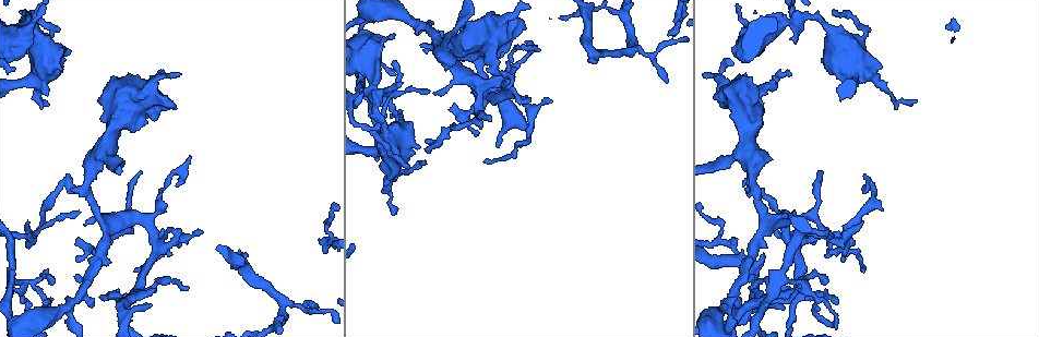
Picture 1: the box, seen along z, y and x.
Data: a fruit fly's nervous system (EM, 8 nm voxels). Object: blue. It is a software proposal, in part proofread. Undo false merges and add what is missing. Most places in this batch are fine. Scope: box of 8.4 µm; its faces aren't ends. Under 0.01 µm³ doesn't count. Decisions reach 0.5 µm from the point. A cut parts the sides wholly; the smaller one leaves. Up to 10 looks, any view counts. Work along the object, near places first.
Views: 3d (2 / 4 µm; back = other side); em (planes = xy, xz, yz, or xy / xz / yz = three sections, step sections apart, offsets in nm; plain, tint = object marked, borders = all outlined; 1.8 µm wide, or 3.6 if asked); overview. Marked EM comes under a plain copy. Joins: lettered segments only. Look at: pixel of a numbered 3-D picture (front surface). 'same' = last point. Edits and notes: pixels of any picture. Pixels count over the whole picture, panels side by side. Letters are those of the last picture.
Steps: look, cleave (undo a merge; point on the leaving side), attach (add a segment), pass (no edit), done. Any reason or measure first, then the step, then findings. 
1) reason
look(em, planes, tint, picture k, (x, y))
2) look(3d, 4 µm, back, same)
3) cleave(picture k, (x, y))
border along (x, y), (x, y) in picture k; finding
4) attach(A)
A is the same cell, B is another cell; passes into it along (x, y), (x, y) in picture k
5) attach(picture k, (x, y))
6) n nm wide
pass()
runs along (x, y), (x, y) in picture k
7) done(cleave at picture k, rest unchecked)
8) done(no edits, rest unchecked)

arms part here
look(3d, 2 µm, picture 1, (31, 238))

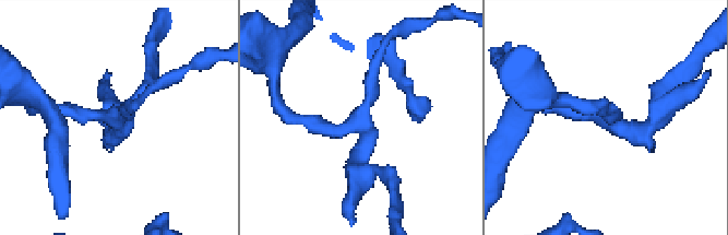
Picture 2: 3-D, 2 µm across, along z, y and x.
shape alone is not enough
look(em, planes, tint, picture 2, (113, 117))

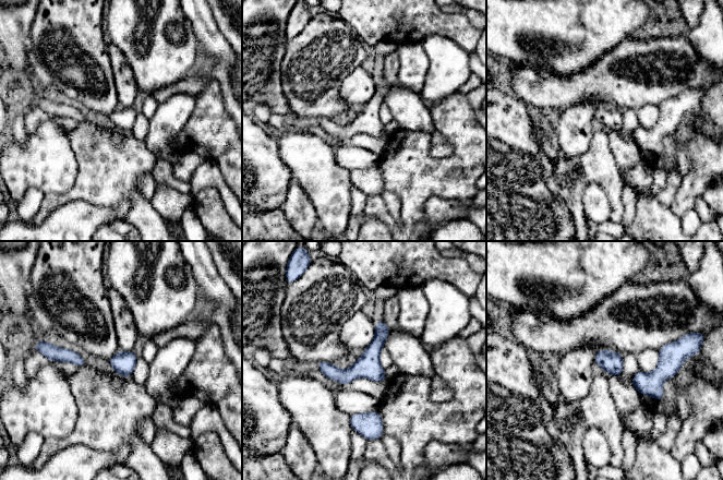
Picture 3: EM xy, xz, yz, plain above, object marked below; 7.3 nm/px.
look(em, planes, borders, same)

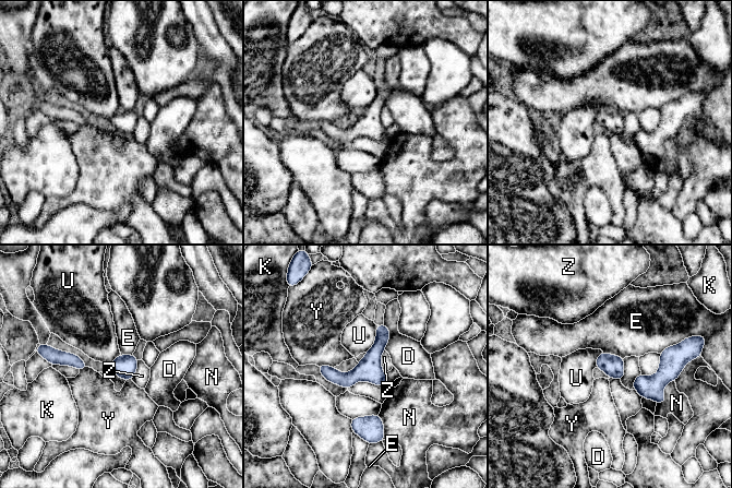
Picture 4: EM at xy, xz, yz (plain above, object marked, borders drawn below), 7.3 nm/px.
U touches over 220 nm
pass()
D, E, K, N, U, Y and Z are other cells; border along (378, 325), (375, 342), (366, 353) in picture 4; continuous, no second neuron

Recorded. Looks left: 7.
look(em, xz, step 16, tint, picture 1, (283, 299))

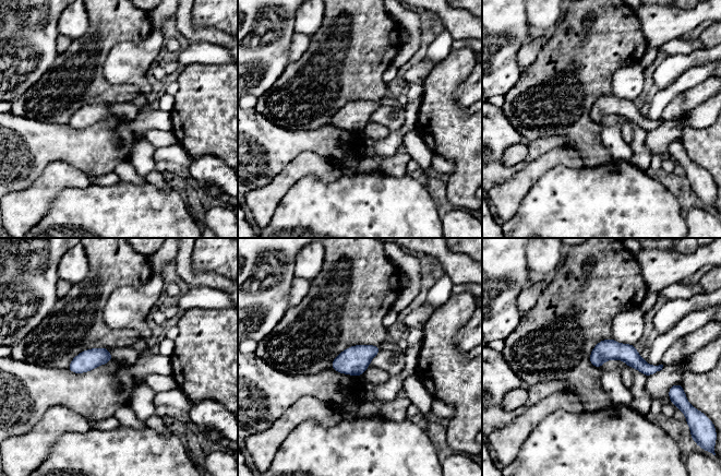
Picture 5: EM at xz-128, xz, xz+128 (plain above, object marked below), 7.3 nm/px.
look(em, planes, borders, same)

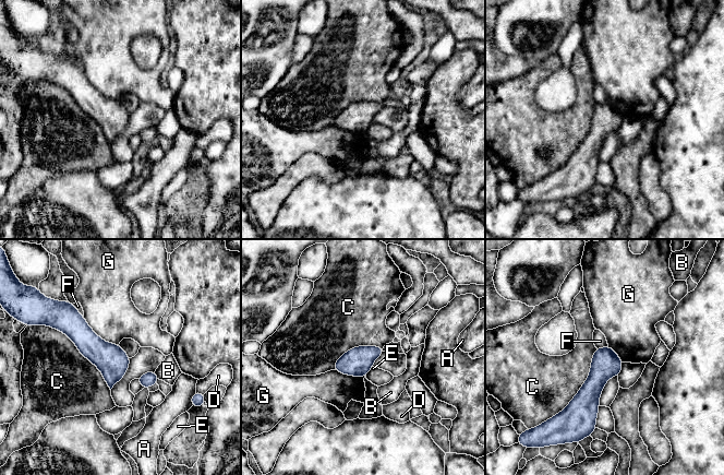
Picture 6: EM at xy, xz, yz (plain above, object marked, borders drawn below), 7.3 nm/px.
pass()
A, B, C, D, E, F and G are other cells; runs along (607, 349), (590, 391), (591, 425) in picture 6; all the same neuron

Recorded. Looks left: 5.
looks like a crossing
look(3d, 4 µm, picture 1, (487, 49))

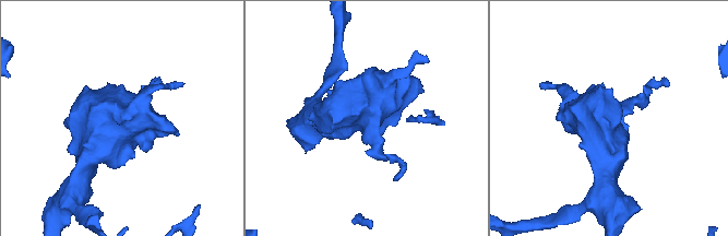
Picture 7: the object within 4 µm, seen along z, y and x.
need the tissue
look(em, 3.6 µm, xz, step 8, tint, picture 7, (369, 123))

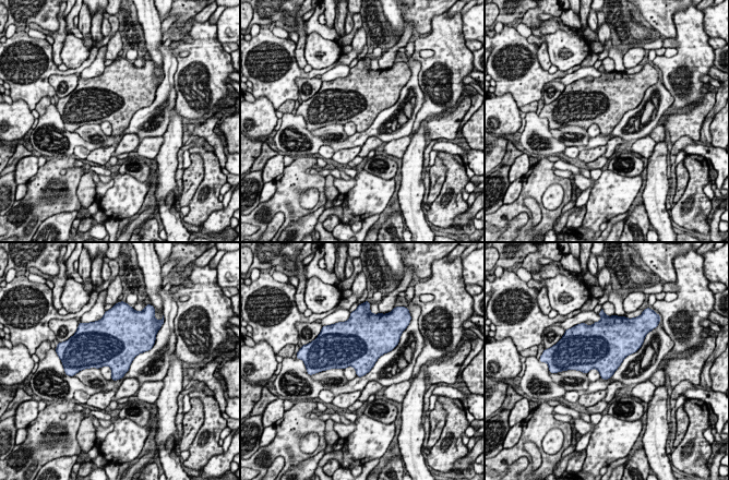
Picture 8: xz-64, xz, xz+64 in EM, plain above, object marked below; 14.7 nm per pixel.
look(em, 3.6 µm, planes, borders, same)

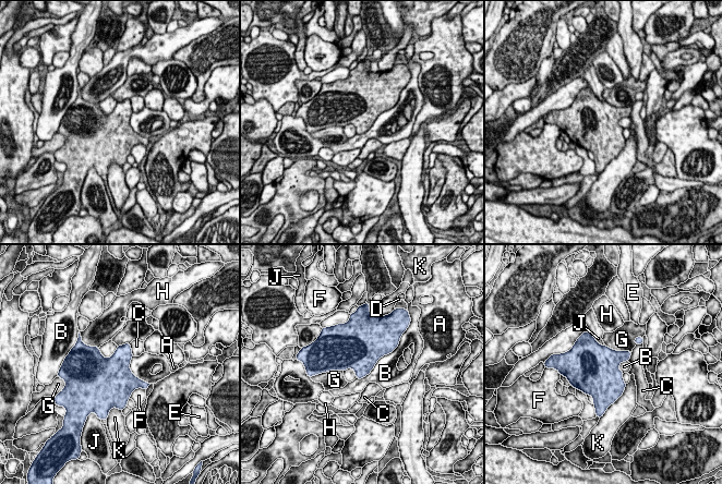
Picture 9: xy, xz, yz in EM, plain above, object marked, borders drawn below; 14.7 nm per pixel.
pass()
A, B, C, D, E, F, G, H, J and K are other cells; border along (395, 348), (368, 374), (357, 378) in picture 9; one neuron here

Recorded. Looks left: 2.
calibre changes
look(em, 3.6 µm, xy, step 4, tint, picture 1, (386, 180))

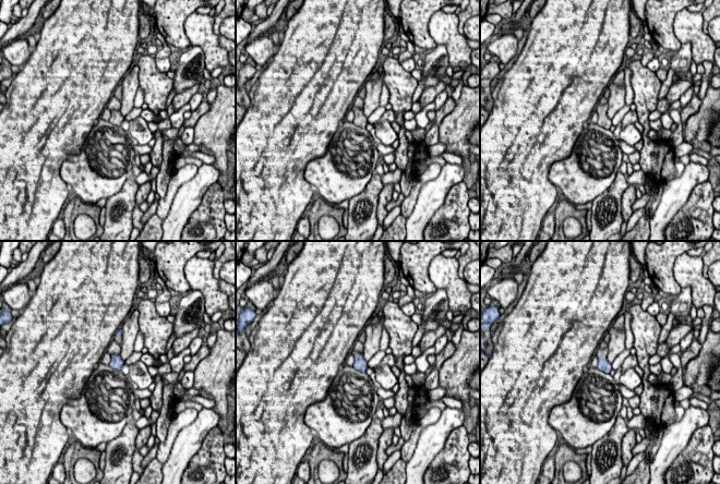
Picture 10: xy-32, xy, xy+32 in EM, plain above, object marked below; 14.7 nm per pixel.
look(em, 3.6 µm, xy, step 4, borders, same)

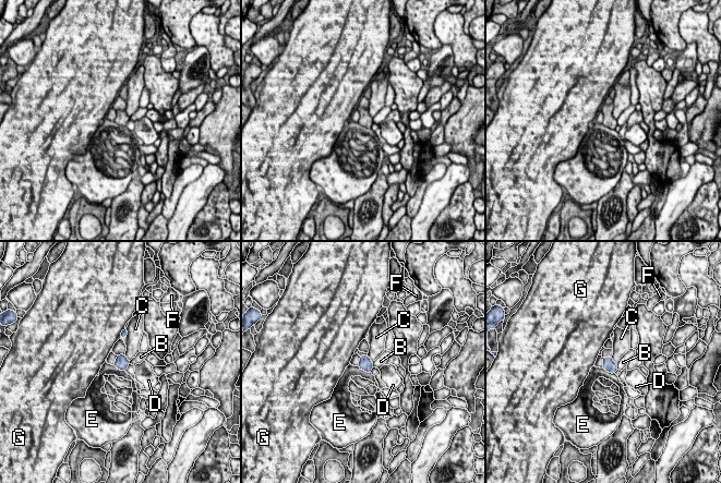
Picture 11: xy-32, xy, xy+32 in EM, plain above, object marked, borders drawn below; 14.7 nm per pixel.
E touches over 220 nm
pass()
B, C, D, E, F and G are other cells; border along (358, 365), (370, 373) in picture 11; all the same neuron

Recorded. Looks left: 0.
done(no edits, rest unchecked)

